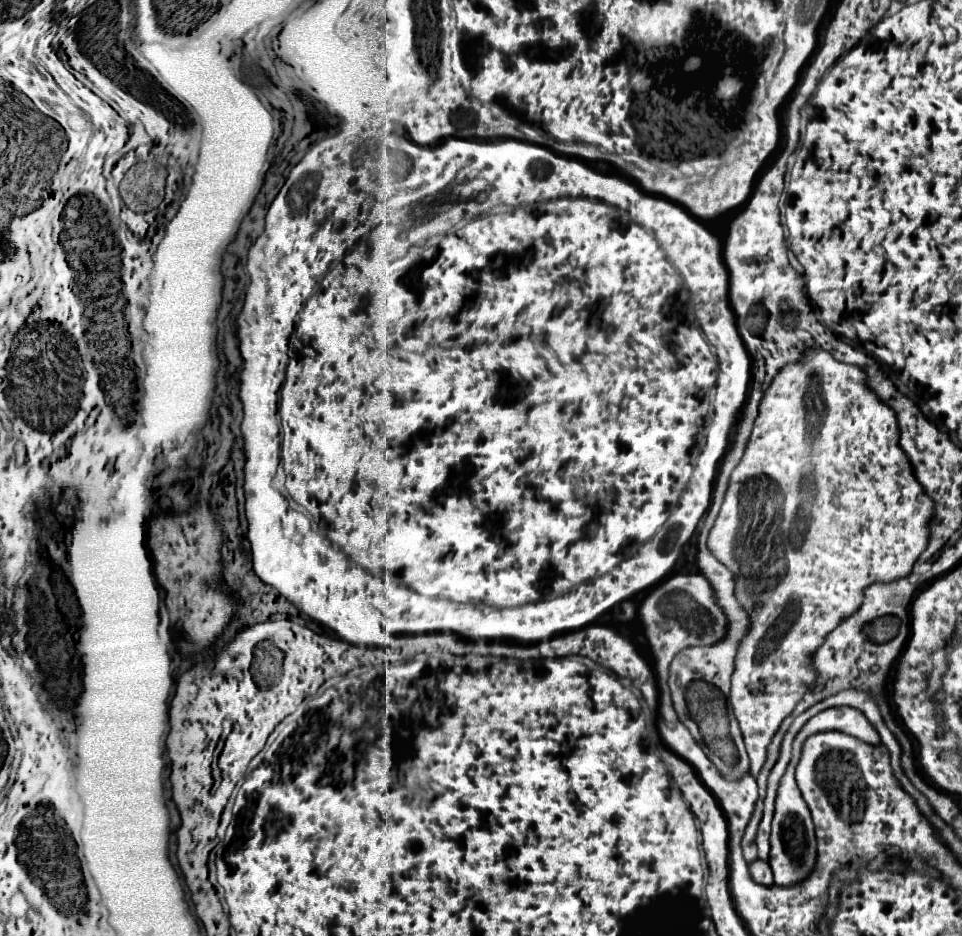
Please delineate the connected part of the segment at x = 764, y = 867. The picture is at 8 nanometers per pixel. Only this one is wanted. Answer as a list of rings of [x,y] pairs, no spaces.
[[[755,860],[751,866],[749,866],[749,872],[751,872],[751,878],[757,882],[757,884],[763,884],[763,886],[771,886],[773,884],[773,874],[769,870],[769,864],[763,862],[763,860]]]

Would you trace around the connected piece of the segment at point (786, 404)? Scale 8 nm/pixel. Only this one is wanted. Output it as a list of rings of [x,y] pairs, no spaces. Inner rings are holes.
[[[823,350],[807,351],[801,362],[787,366],[785,370],[781,370],[775,376],[777,386],[773,382],[769,392],[765,394],[765,400],[761,402],[761,412],[755,420],[755,428],[753,428],[753,434],[749,438],[747,450],[745,450],[739,466],[731,474],[725,502],[722,503],[721,512],[719,512],[715,526],[709,534],[709,550],[713,552],[713,556],[717,556],[717,560],[721,560],[725,566],[729,566],[737,574],[737,600],[753,616],[753,628],[749,630],[749,636],[745,636],[745,644],[741,644],[741,652],[737,652],[731,694],[729,694],[729,704],[733,708],[733,714],[739,722],[739,728],[741,728],[741,734],[743,734],[743,740],[747,746],[747,754],[751,760],[749,772],[753,778],[757,778],[761,766],[765,764],[767,746],[771,744],[771,738],[779,730],[781,722],[793,712],[795,704],[803,698],[807,686],[813,684],[813,680],[815,680],[817,672],[813,672],[813,666],[809,664],[809,656],[823,644],[825,636],[845,616],[849,616],[851,612],[857,610],[857,606],[861,604],[861,592],[865,588],[869,588],[869,584],[889,582],[889,580],[897,580],[897,578],[909,574],[909,568],[913,568],[917,556],[925,550],[925,544],[929,540],[929,516],[933,514],[933,508],[935,508],[933,502],[917,486],[917,480],[913,480],[913,468],[911,468],[909,460],[905,460],[905,454],[901,452],[901,448],[897,446],[897,418],[893,416],[893,410],[889,406],[881,404],[881,400],[877,400],[877,396],[873,396],[873,392],[869,392],[869,388],[865,386],[865,372],[861,372],[861,368],[849,366],[849,364],[837,364],[837,360],[833,360],[833,356],[827,356],[827,358],[825,356],[827,356],[827,352]],[[775,418],[781,418],[781,438],[777,438],[777,442],[775,442]],[[833,498],[839,502],[839,506],[833,504]]]

